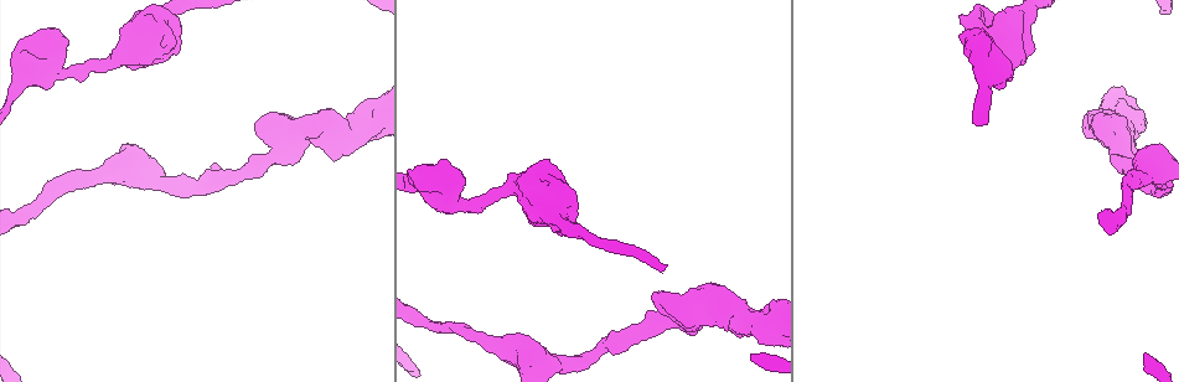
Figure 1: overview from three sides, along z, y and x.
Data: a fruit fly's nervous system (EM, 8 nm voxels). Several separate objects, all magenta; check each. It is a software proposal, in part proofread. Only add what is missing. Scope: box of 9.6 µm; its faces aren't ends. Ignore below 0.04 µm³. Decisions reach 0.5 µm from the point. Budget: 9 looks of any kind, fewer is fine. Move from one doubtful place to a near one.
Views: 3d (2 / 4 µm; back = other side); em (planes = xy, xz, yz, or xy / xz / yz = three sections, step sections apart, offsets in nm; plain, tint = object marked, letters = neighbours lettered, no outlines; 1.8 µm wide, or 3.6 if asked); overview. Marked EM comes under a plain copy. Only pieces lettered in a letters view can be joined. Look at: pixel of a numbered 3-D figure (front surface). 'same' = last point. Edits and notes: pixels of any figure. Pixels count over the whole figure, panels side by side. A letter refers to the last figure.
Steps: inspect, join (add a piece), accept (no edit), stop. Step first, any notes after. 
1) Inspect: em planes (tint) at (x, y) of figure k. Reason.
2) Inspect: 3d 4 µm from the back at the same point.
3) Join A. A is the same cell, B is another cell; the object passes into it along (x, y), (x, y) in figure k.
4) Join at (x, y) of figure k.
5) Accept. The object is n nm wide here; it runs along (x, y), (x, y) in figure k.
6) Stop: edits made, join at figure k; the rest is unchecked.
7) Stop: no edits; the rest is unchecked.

Inspect: 3d 4 µm at (734, 313) of figure 1. Four or more arms meet.

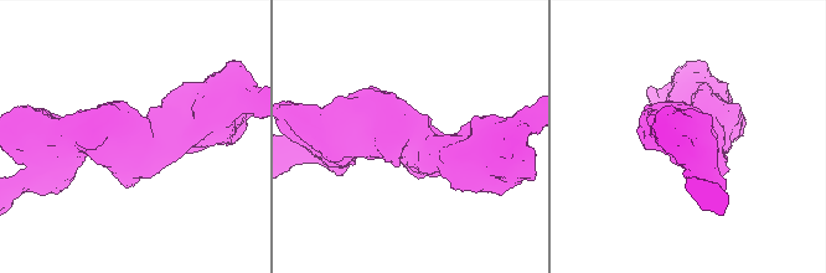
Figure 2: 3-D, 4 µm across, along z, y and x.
Inspect: em 3.6 µm planes (letters) at (132, 146) of figure 2.

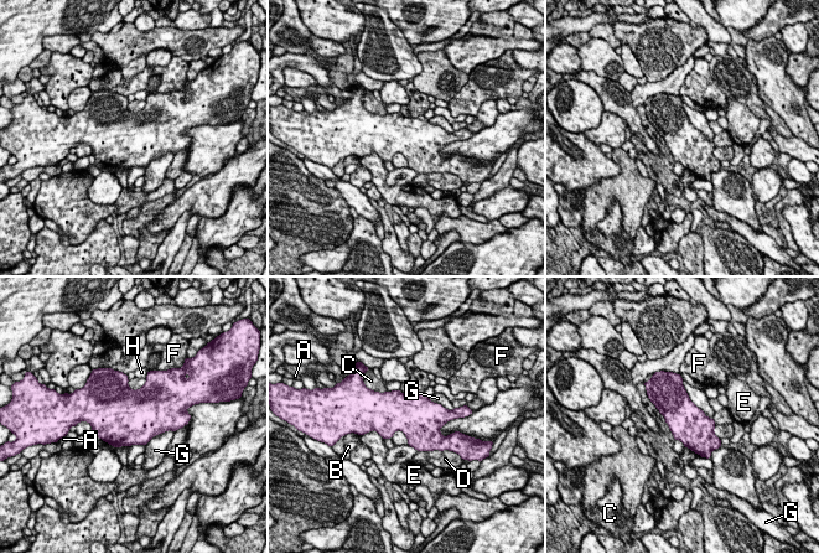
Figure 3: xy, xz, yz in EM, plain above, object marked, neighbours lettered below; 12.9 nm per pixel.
Accept. A, B, C, D, E, F, G and H are other cells; no lettered piece goes on from it.

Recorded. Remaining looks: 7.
Inspect: 3d 4 µm at (136, 52) of figure 1. Thick turns thin.

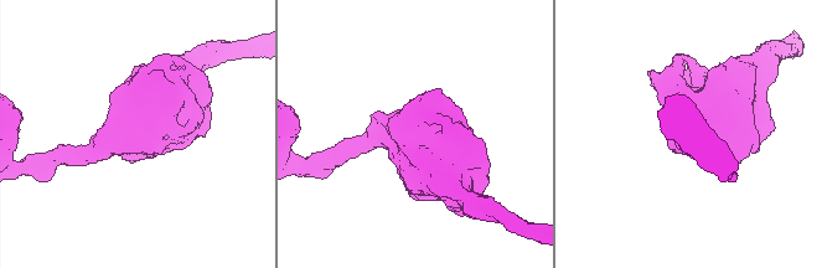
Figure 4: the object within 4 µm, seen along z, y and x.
Inspect: em planes (letters) at (133, 128) of figure 4.

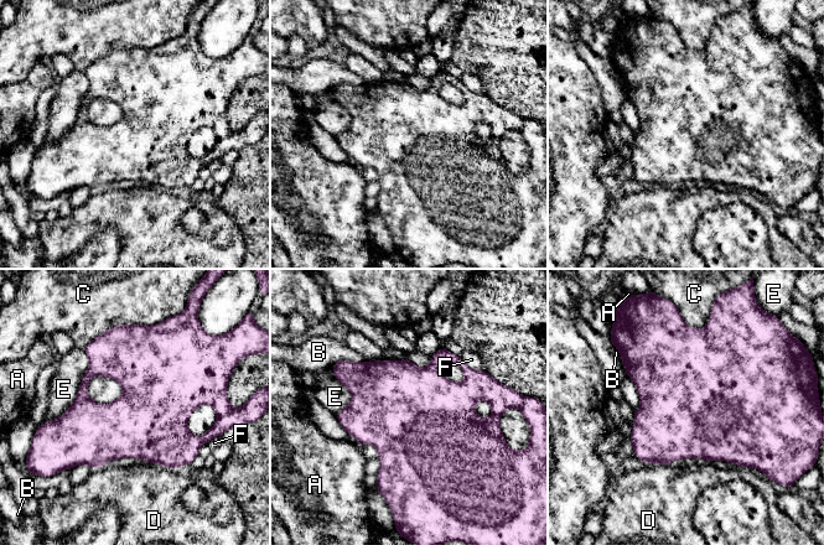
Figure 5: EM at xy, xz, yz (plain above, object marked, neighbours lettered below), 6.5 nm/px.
Accept. A, B, C, D, E and F are other cells; a border runs along (84, 349), (77, 396), (47, 422) in figure 5; no lettered piece goes on from it.

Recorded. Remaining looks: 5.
Inspect: 3d 2 µm from the back at (39, 35) of figure 1. Calibre changes.

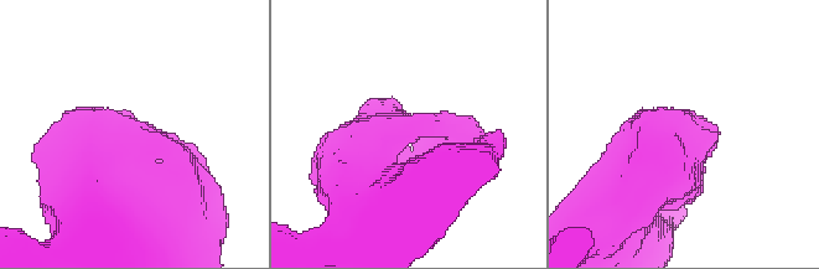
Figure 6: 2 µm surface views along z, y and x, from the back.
Inspect: em planes (tint) at (691, 129) of figure 6.

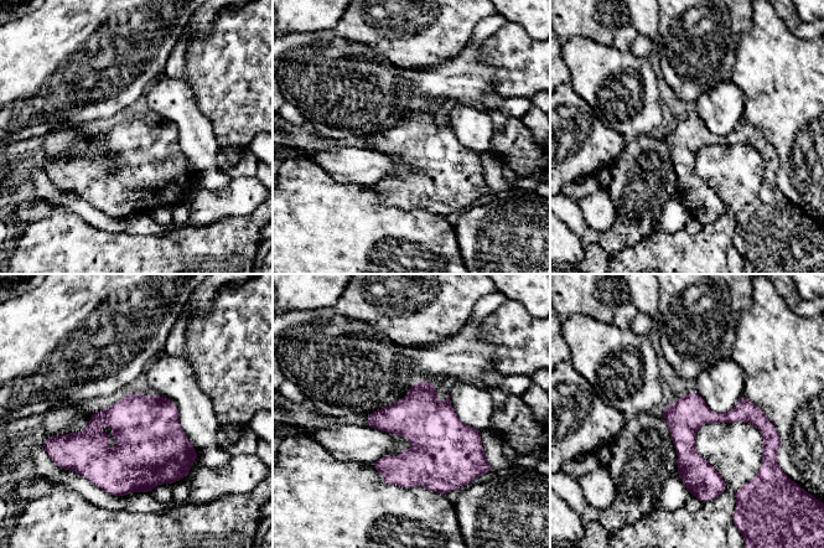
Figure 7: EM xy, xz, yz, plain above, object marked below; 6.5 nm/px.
Inspect: em planes (letters) at the same point.

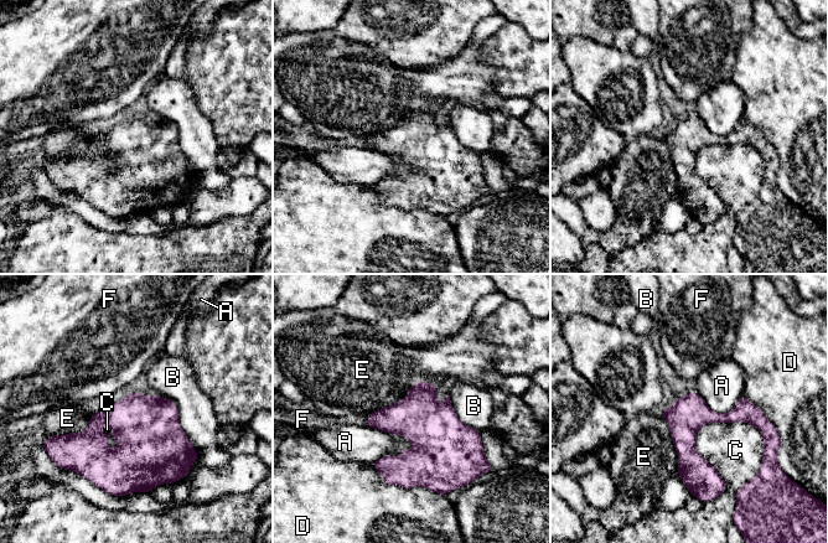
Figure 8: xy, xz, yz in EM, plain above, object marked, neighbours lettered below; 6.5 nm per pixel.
Accept. The object is 240 nm wide here; A, B, C, D, E and F are other cells; a border runs along (749, 422), (697, 432), (719, 494) in figure 8; none of them fits.

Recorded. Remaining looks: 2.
Inspect: em 3.6 µm planes (letters) at (152, 174) of figure 1. Calibre changes.

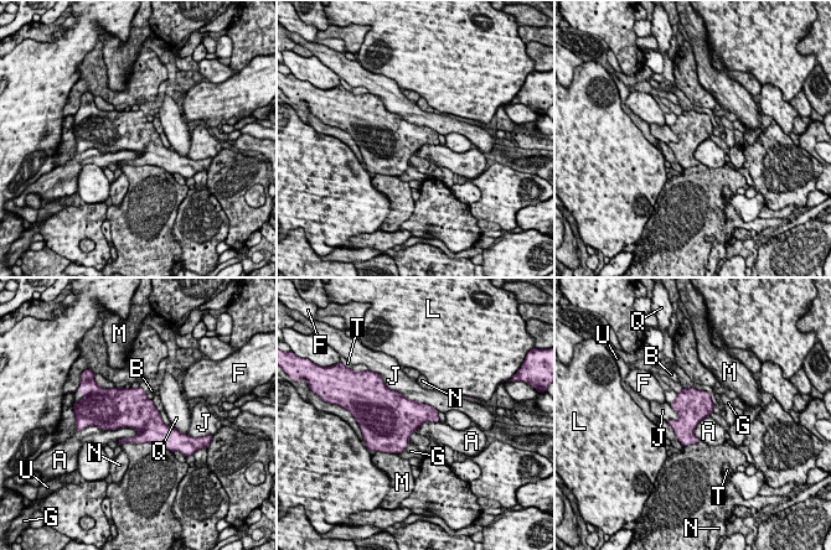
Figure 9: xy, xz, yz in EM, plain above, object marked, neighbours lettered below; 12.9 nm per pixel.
Accept. The longest contact is with J, 750 nm; A, B, F, G, J, L, M, N, Q, T and U are other cells; a border runs along (96, 425), (133, 427), (139, 432) in figure 9; no lettered piece goes on from it.

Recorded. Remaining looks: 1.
Stop: no edits; the rest is unchecked.

